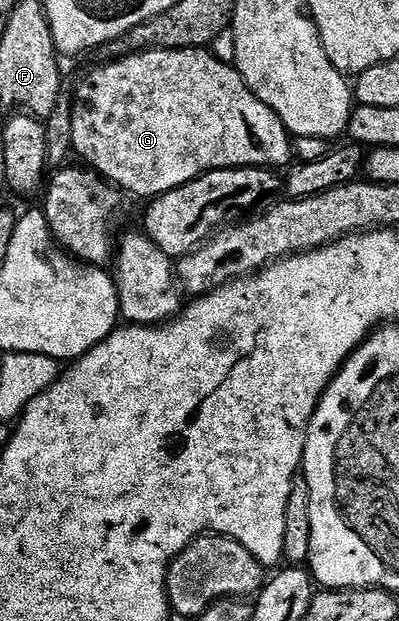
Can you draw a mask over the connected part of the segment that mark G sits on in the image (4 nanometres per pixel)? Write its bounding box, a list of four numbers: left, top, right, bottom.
[72,49,294,199]

